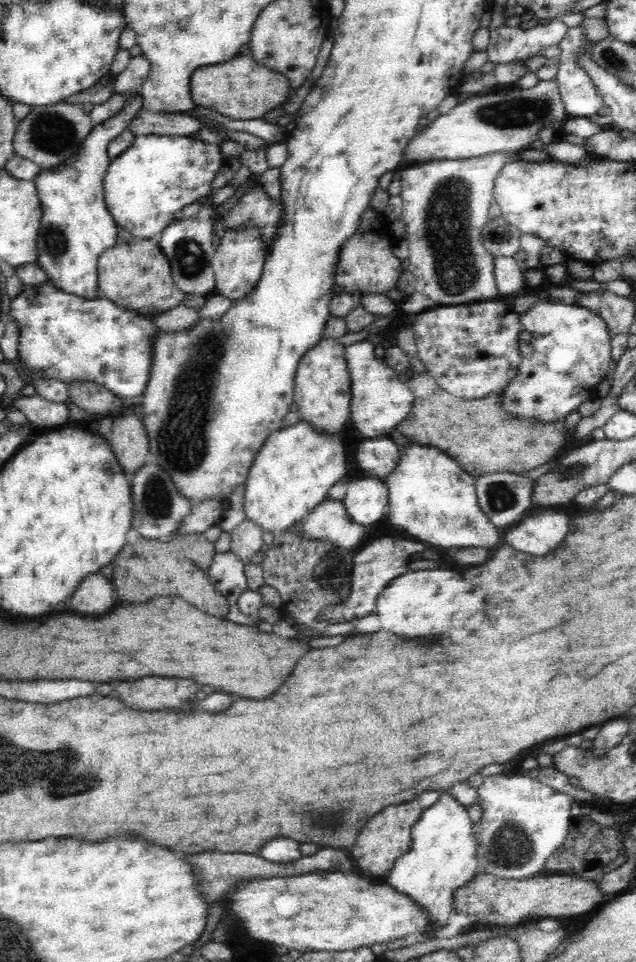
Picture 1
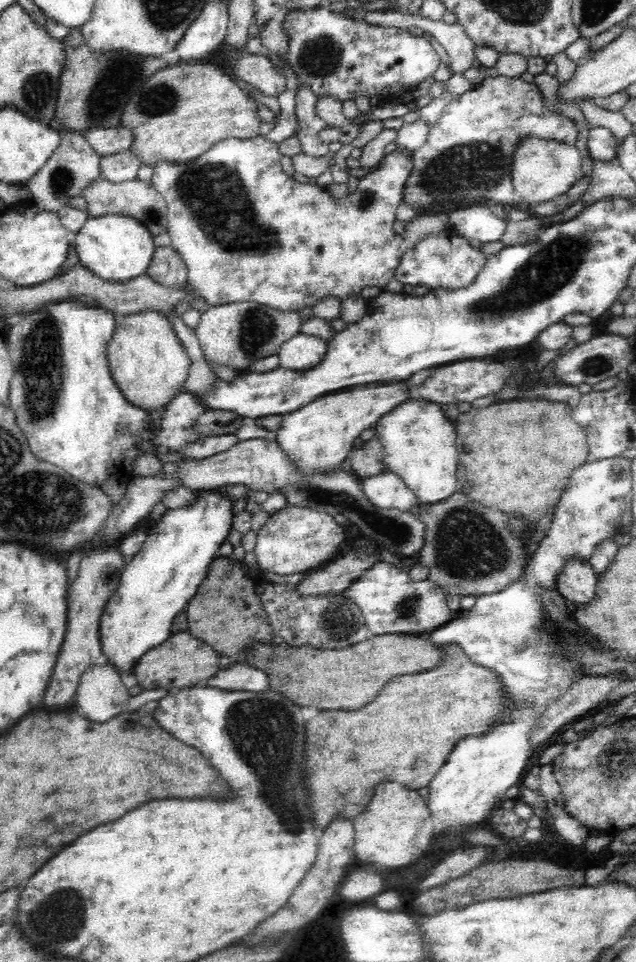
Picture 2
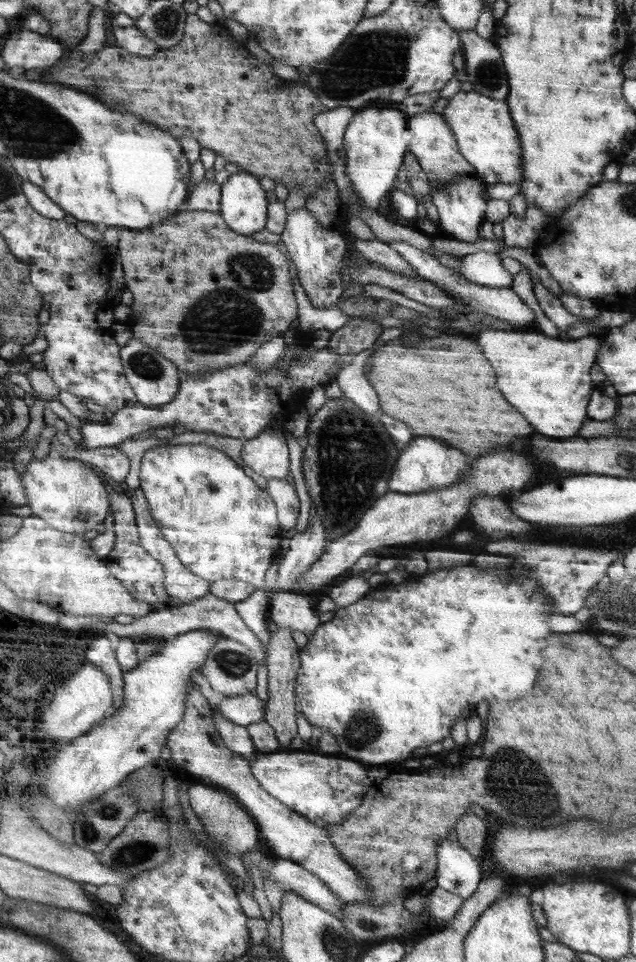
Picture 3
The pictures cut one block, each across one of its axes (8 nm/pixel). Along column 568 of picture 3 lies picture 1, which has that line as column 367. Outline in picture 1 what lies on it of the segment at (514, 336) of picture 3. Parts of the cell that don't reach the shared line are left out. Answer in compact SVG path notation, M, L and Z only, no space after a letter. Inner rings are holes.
M361 340L355 342L344 348L344 357L346 357L346 363L348 363L349 372L349 385L351 392L351 420L353 425L356 427L358 432L362 432L362 436L366 438L376 438L384 435L389 436L388 432L392 428L396 428L412 410L412 402L414 402L414 396L410 392L408 383L404 377L401 376L395 370L392 370L383 359L378 359L374 353L375 345L366 341Z

